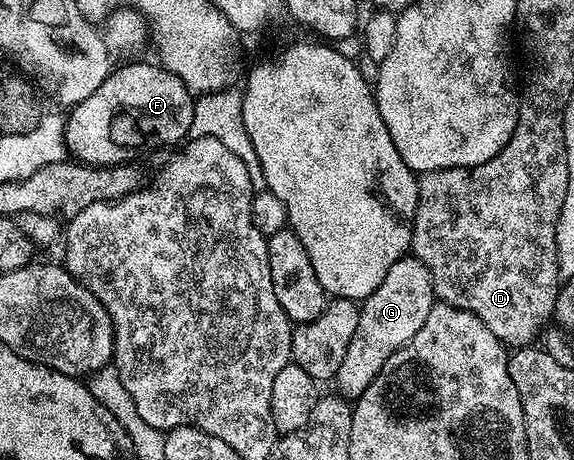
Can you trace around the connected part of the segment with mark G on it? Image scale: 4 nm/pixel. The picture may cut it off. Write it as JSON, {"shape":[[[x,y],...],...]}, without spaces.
{"shape":[[[413,256],[396,260],[396,264],[388,268],[388,276],[380,288],[376,288],[376,292],[361,303],[356,336],[352,336],[352,344],[348,344],[348,352],[344,352],[344,360],[336,375],[337,389],[350,400],[356,400],[365,390],[371,389],[375,376],[384,368],[388,356],[392,356],[392,352],[408,344],[412,336],[420,332],[424,320],[428,320],[428,312],[435,305],[434,285],[426,265]]]}

